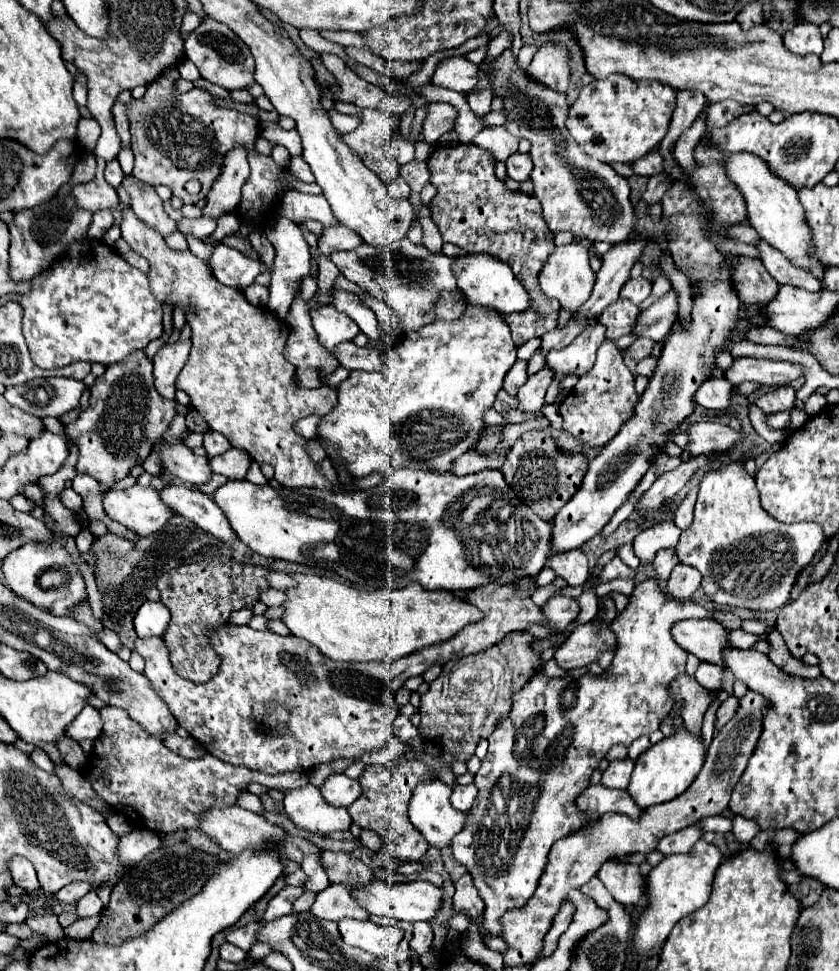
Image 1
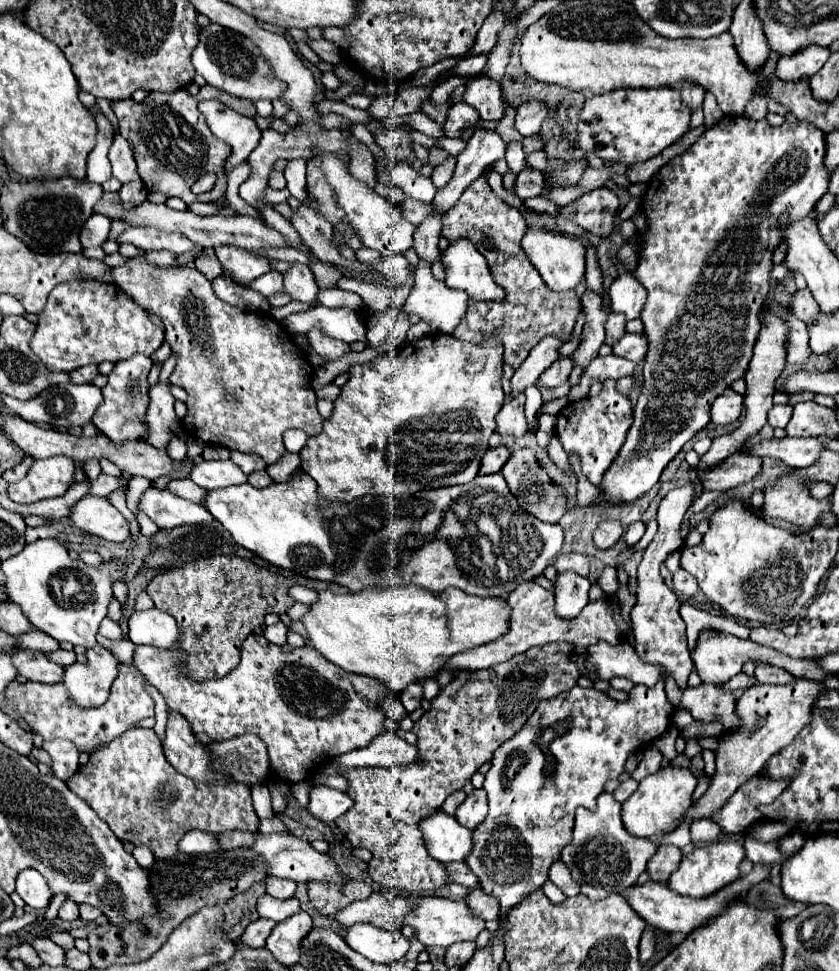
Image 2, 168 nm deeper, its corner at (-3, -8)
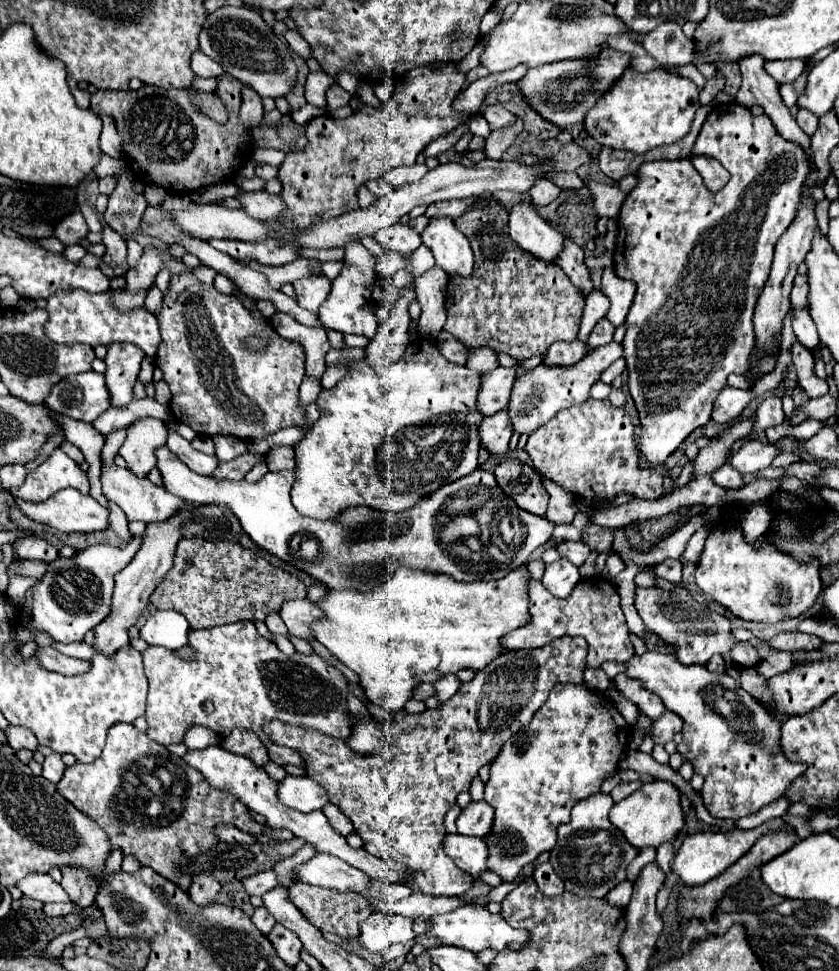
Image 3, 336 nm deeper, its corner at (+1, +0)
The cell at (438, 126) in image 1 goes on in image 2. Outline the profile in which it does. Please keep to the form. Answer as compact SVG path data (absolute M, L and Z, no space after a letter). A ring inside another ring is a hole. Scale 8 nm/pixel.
M455 103L449 111L447 111L447 117L445 117L445 123L441 125L445 137L461 137L463 131L467 131L471 125L475 125L479 119L479 113L477 109L473 109L471 105L467 103Z

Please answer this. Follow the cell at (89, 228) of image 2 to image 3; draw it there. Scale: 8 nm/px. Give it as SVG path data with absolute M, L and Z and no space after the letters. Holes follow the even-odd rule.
M75 211L69 217L63 217L63 221L57 223L57 229L53 229L53 237L57 237L63 245L79 243L87 233L89 229L81 211Z

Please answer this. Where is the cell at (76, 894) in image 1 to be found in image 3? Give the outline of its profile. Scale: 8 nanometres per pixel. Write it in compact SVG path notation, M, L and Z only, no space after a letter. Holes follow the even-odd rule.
M45 903L43 911L49 917L59 917L59 915L69 915L73 911L73 905L71 903Z

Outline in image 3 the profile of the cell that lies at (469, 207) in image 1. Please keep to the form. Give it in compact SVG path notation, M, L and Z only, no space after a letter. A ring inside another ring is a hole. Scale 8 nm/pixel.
M493 197L487 205L479 203L459 219L455 225L463 235L469 239L475 267L473 277L449 277L451 283L447 285L447 331L457 337L465 347L491 347L493 351L507 353L515 359L527 359L533 355L545 355L551 343L555 341L573 341L579 331L579 321L585 307L585 297L575 285L565 277L563 269L557 265L549 265L531 253L525 253L511 237L507 229L507 209L499 205Z

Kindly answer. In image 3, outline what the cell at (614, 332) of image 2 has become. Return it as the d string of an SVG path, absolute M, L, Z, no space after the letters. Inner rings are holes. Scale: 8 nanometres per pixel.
M601 319L601 321L593 327L593 331L591 331L589 339L587 339L587 345L589 345L591 349L601 347L601 345L607 345L607 343L611 343L613 333L615 333L615 327L613 327L607 319Z

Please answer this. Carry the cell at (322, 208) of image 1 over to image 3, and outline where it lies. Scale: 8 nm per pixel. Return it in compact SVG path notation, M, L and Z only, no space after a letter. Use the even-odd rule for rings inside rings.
M353 241L345 247L345 261L343 261L343 271L337 275L333 281L333 289L327 297L327 301L319 309L319 319L327 329L339 331L339 333L355 333L355 335L365 335L369 339L375 337L377 333L377 319L375 319L375 303L371 297L371 285L377 279L375 273L375 257L359 243Z

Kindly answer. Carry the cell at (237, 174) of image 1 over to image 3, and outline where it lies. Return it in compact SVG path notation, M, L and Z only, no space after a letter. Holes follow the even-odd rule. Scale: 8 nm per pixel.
M243 85L241 89L243 95L243 103L241 103L241 111L239 111L239 119L241 123L249 129L249 127L257 127L263 119L263 105L261 105L261 97L257 93L253 93L253 89L249 89L247 85Z

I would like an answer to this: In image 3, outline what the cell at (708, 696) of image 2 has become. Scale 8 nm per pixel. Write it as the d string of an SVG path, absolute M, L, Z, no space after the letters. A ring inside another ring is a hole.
M657 651L633 657L625 665L629 677L639 679L663 699L669 711L683 719L683 741L677 751L705 779L701 797L711 817L737 821L757 813L783 797L791 781L805 771L805 763L791 763L781 755L781 723L773 721L769 711L727 673L711 673L703 665L683 665L675 655Z

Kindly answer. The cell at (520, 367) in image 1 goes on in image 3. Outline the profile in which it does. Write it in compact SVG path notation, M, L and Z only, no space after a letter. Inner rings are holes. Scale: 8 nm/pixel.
M507 411L495 413L493 417L487 417L481 421L481 427L479 427L481 447L487 449L491 455L507 453L507 445L509 445L511 435L513 435L513 431L509 425Z

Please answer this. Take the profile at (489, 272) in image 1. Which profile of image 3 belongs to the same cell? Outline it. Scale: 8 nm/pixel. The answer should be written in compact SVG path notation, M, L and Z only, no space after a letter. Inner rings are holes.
M437 217L429 219L429 225L421 231L423 243L435 255L437 267L449 275L469 277L473 271L473 253L465 235L455 227L453 219Z

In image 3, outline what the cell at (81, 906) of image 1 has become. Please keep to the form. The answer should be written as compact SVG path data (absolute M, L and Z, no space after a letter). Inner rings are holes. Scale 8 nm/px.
M65 865L61 873L61 887L69 893L73 903L77 907L89 907L97 893L97 879L93 877L93 873L89 873L89 869L81 869L75 865Z

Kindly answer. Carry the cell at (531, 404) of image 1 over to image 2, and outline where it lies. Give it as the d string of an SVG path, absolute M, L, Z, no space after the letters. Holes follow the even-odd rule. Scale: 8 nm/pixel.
M561 357L545 373L541 373L539 383L543 387L547 387L547 389L555 389L555 387L559 387L559 385L563 385L567 381L573 367L575 365L573 365L573 361L569 357Z

